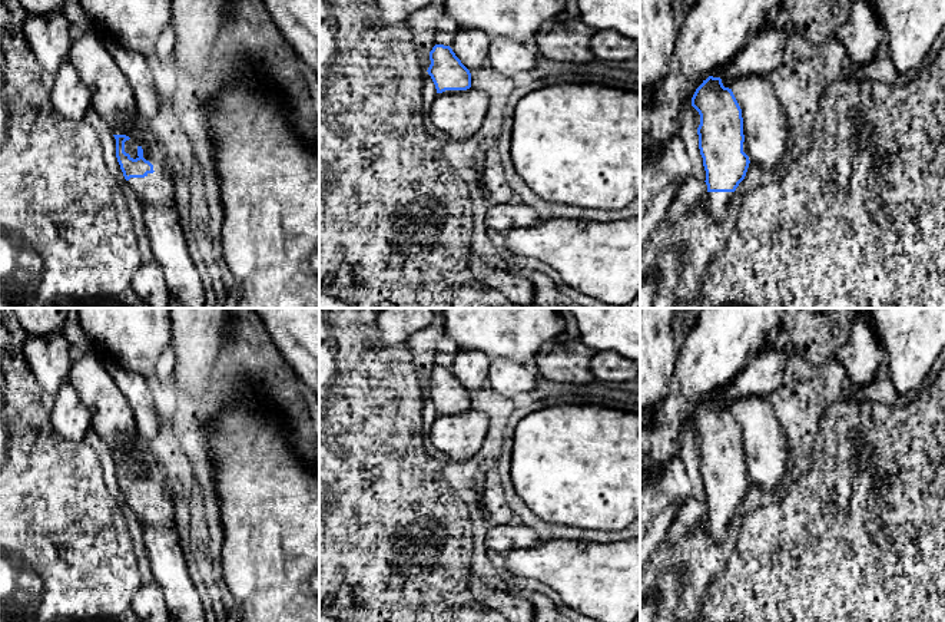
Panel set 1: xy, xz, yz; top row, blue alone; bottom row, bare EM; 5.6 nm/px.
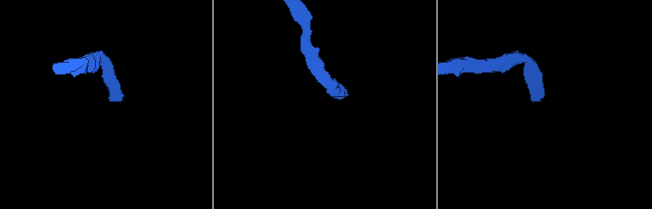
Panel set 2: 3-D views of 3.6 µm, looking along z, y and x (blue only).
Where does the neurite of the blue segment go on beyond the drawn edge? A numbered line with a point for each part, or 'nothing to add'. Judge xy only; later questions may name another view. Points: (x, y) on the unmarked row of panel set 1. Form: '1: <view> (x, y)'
1: xy (110, 414)

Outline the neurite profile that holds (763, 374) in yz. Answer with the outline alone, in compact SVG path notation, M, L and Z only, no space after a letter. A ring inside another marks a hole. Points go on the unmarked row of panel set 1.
M767 343L726 388L720 398L723 407L730 410L735 401L750 396L767 398L783 380L783 368L789 351L789 347L782 351L772 350Z

